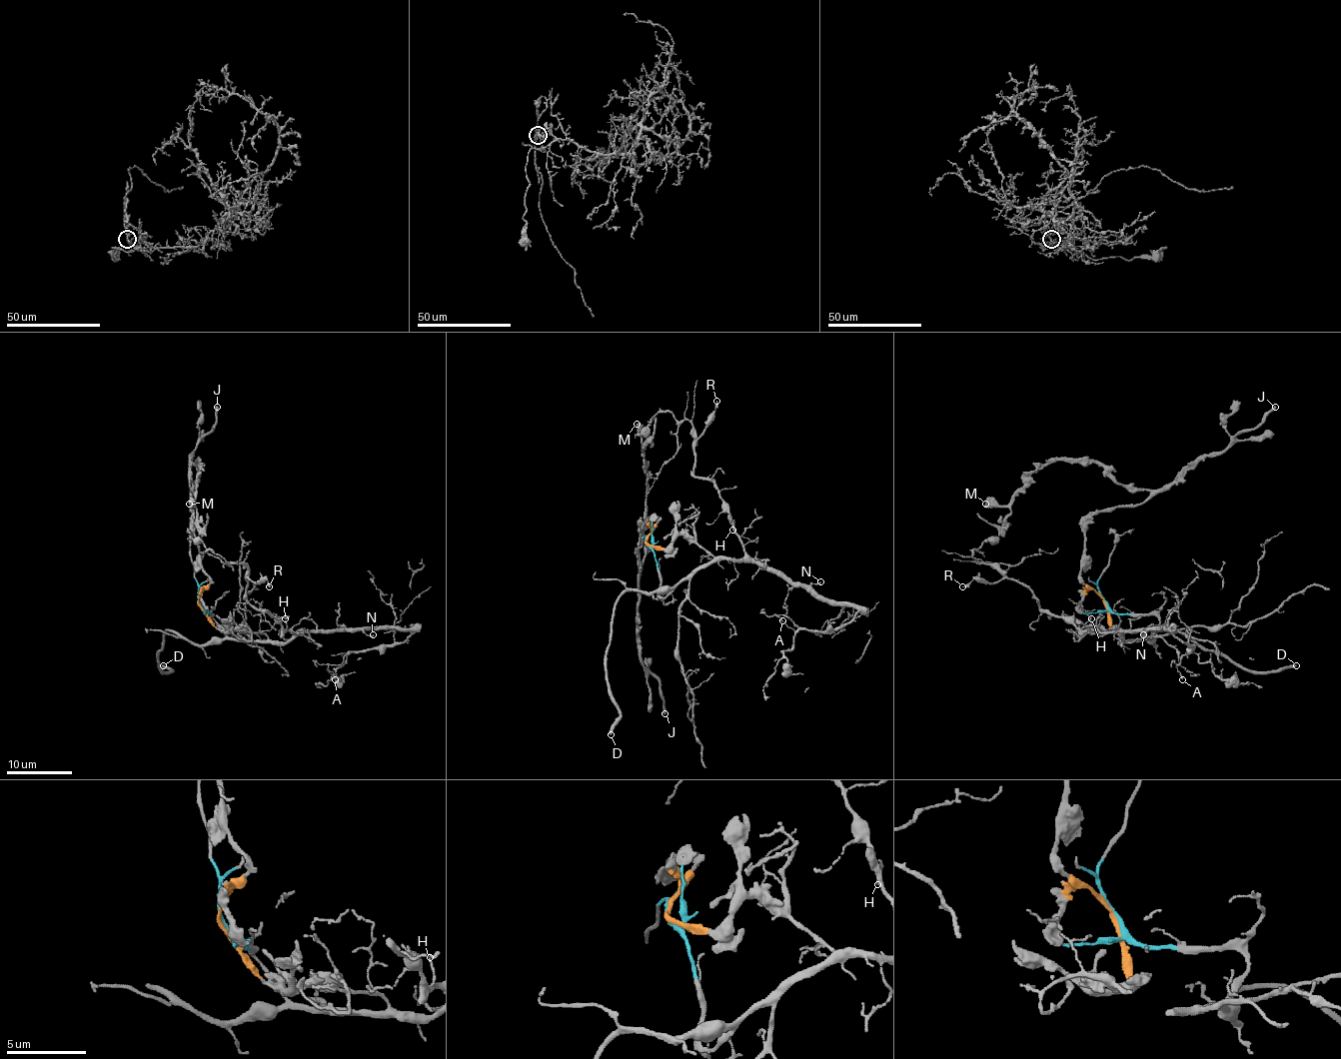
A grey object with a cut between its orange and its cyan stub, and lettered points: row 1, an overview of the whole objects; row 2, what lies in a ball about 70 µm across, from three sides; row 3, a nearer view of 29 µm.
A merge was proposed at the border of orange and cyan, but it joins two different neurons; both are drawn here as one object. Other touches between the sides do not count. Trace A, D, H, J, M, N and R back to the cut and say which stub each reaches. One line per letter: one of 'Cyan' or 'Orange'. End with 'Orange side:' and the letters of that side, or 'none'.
A: Cyan
D: Cyan
H: Cyan
J: Orange
M: Orange
N: Cyan
R: Cyan
Orange side: J, M

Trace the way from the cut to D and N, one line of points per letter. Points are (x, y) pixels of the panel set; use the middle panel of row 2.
D: (647, 544), (655, 554), (660, 595), (672, 590), (627, 590), (616, 605), (606, 660), (619, 720), (611, 734)
N: (647, 544), (655, 554), (662, 596), (695, 570), (722, 559), (764, 562), (792, 582), (809, 585), (820, 582)

